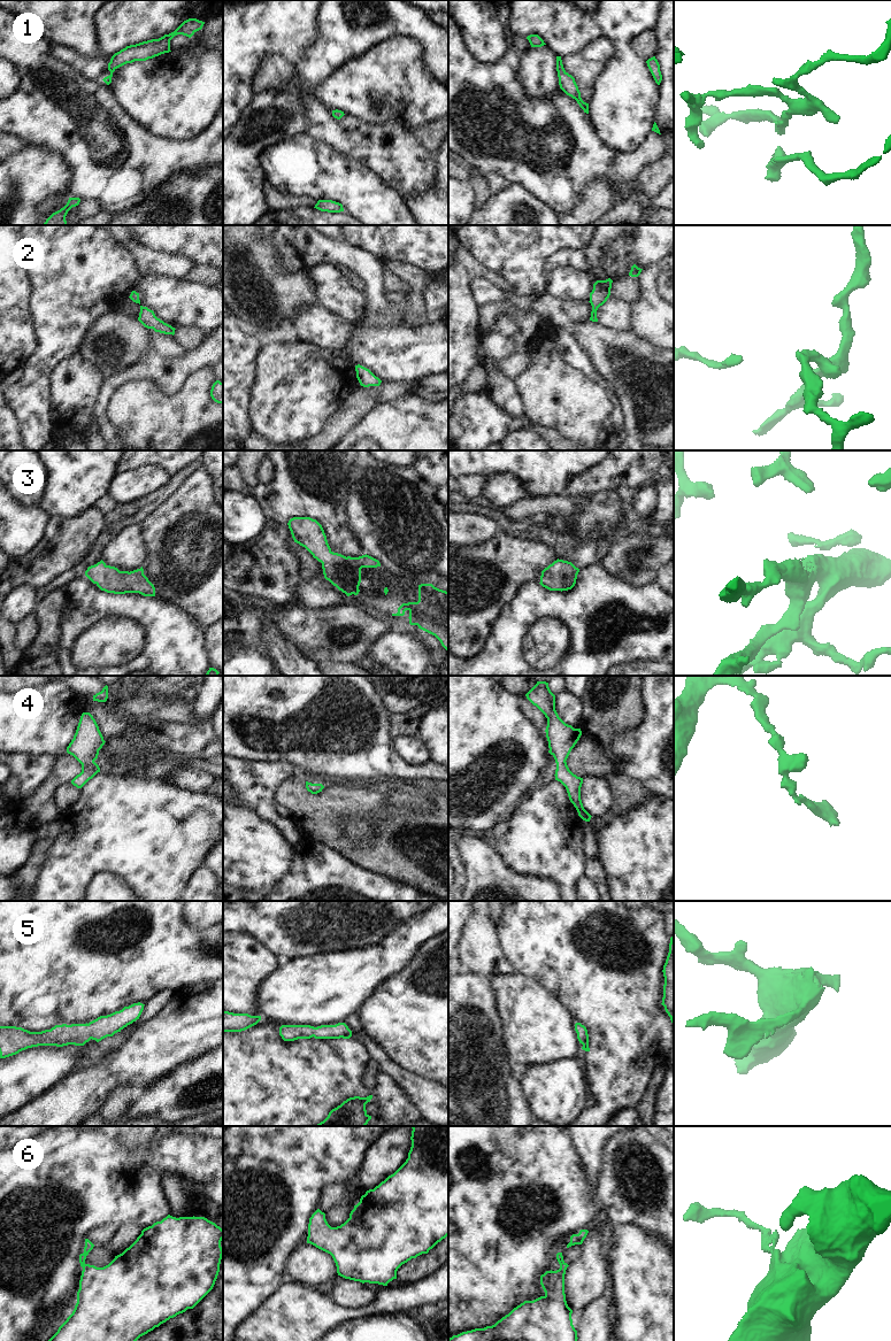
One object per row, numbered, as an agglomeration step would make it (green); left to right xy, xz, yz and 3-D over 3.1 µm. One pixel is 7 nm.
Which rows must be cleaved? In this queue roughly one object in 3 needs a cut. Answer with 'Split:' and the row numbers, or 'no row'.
Split: 6

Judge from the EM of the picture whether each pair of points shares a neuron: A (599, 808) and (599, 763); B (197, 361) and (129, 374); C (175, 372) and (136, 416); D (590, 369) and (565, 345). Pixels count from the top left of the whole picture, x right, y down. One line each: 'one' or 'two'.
A: two
B: one
C: two
D: one

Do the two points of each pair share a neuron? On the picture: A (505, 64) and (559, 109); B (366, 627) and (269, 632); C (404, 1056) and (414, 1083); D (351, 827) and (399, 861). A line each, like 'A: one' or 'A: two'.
A: one
B: two
C: two
D: two

